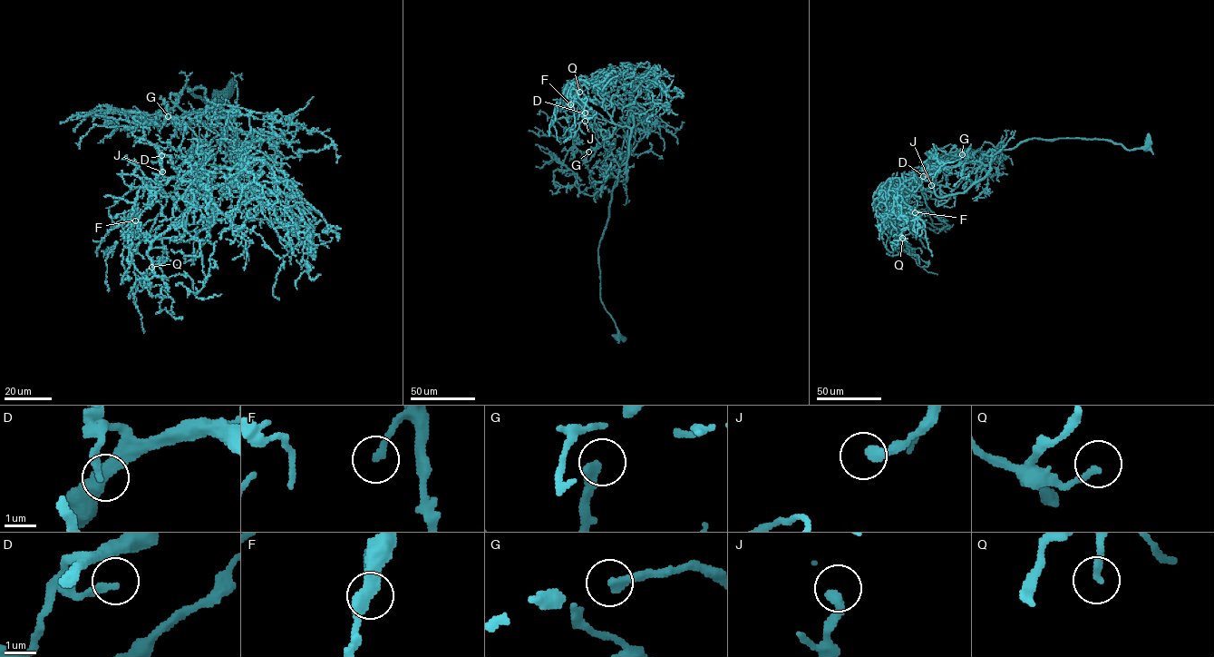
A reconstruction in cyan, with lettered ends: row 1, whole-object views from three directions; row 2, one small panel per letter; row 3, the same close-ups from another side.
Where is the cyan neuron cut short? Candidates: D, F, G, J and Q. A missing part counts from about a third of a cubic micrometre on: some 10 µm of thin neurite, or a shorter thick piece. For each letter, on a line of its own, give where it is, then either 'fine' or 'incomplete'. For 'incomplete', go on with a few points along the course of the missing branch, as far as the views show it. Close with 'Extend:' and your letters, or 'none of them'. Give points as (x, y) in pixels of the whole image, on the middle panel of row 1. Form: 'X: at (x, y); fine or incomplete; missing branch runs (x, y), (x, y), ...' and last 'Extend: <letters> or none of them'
D: at (585, 112); fine
F: at (570, 104); fine
G: at (588, 151); fine
J: at (585, 121); fine
Q: at (579, 92); fine
Extend: none of them

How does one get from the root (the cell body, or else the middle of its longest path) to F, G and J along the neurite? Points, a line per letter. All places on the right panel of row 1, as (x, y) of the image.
F: (1148, 142), (1029, 139), (992, 150), (989, 171), (965, 191), (909, 188), (899, 200), (915, 212)
G: (1148, 142), (1029, 139), (992, 150), (989, 171), (965, 191), (922, 188), (927, 168), (973, 151), (962, 154)
J: (1148, 142), (1029, 139), (992, 150), (989, 171), (965, 191), (939, 197), (927, 189), (936, 176), (931, 185)

